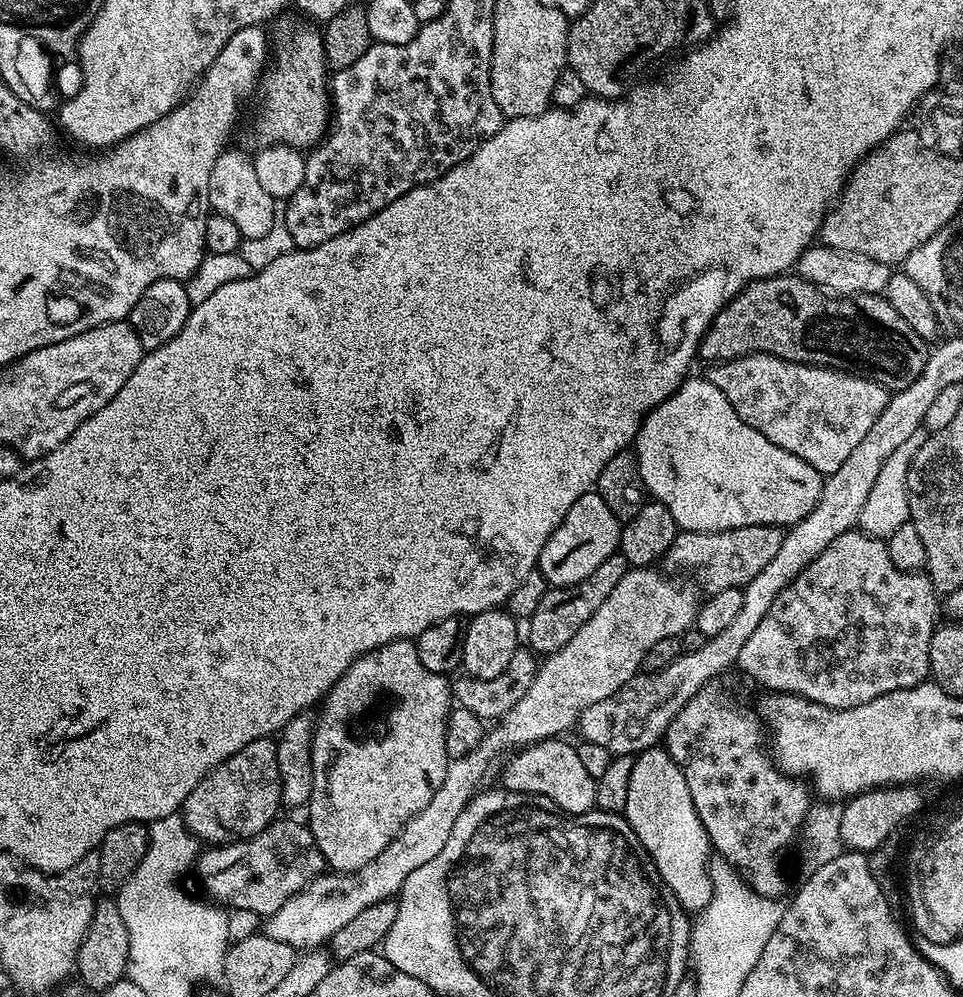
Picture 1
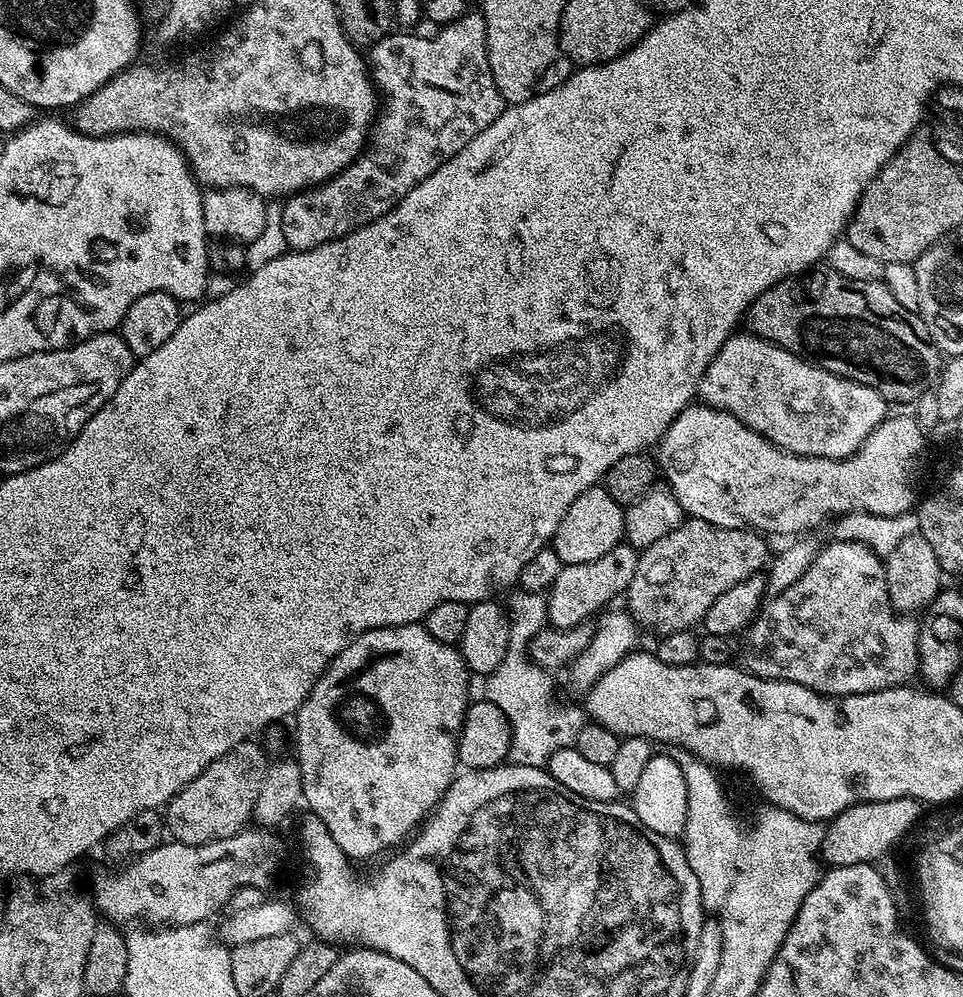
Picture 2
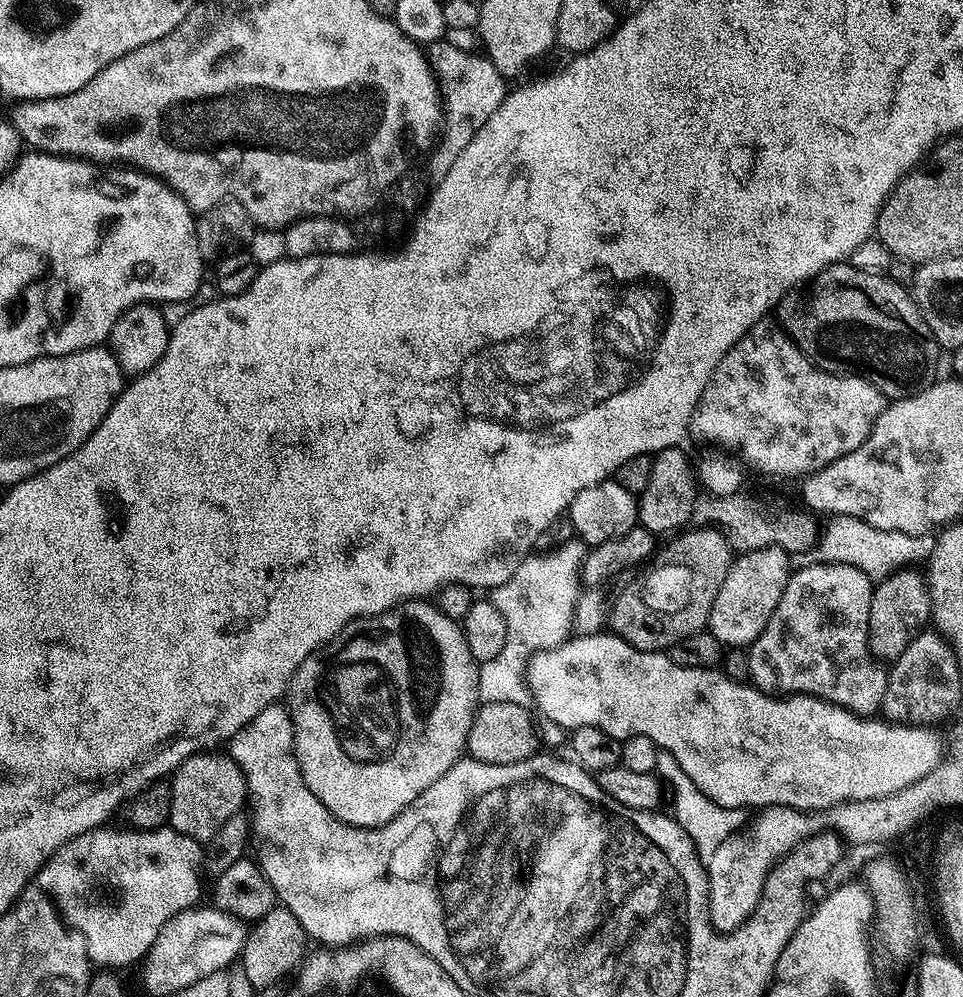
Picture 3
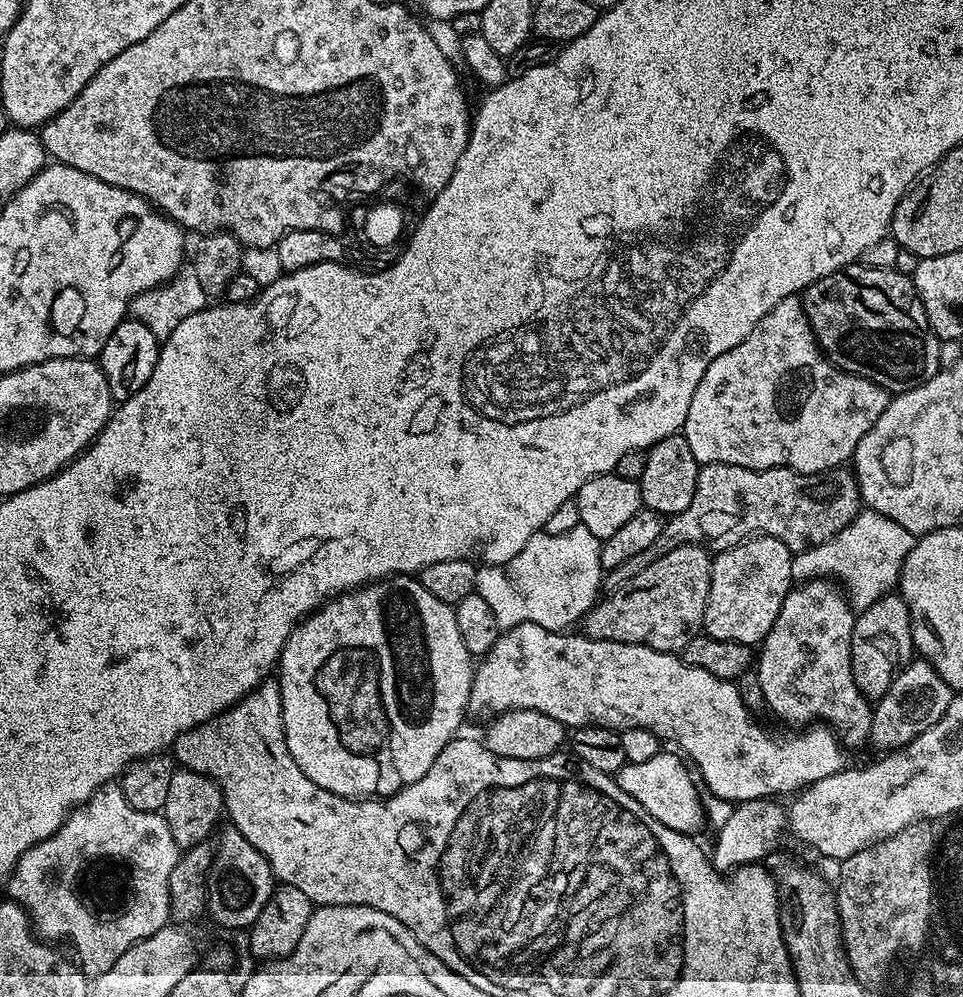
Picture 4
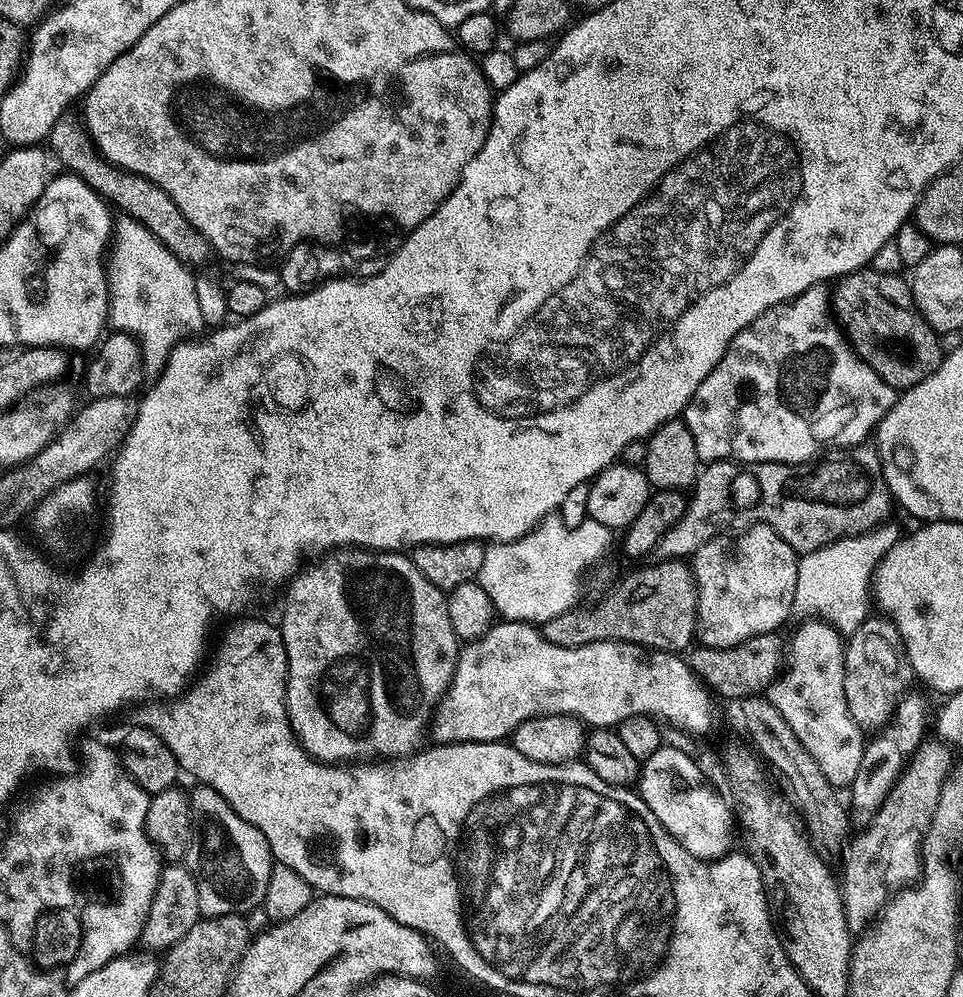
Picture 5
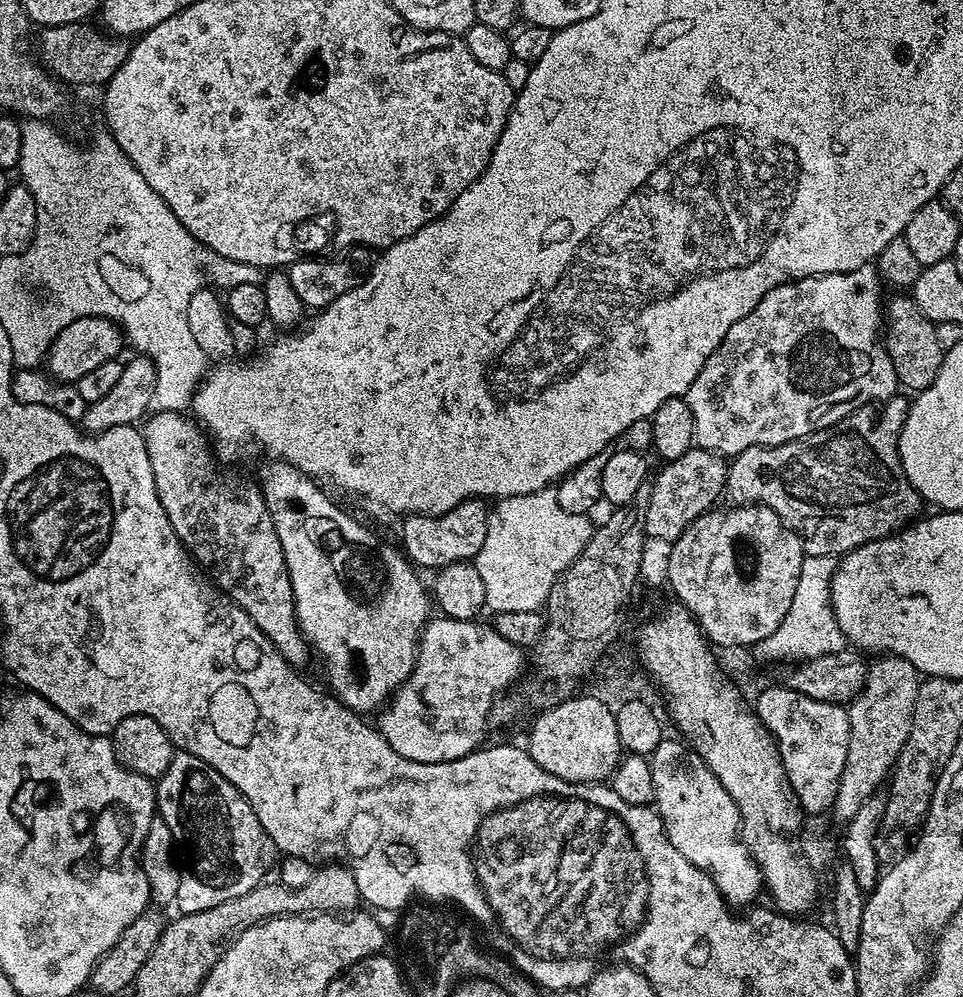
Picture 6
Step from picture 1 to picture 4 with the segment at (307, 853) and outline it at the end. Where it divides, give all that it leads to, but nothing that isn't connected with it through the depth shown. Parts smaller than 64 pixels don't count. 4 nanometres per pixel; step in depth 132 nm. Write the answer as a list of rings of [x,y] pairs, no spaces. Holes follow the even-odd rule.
[[[113,782],[98,789],[85,804],[74,809],[64,819],[62,826],[53,836],[46,838],[42,842],[38,842],[33,848],[26,850],[22,854],[22,858],[18,858],[16,869],[13,870],[12,877],[8,880],[6,892],[11,899],[21,904],[28,911],[28,915],[32,917],[33,929],[45,941],[57,942],[56,940],[60,940],[65,936],[76,947],[77,957],[75,956],[75,959],[78,961],[79,967],[82,969],[84,975],[89,978],[95,978],[106,974],[106,970],[110,970],[114,966],[114,962],[118,962],[118,958],[122,958],[122,954],[126,954],[126,950],[130,950],[130,946],[134,946],[138,942],[150,938],[150,934],[162,930],[169,923],[170,913],[172,911],[170,870],[174,870],[174,866],[179,862],[181,855],[182,850],[174,842],[174,838],[170,834],[170,826],[164,821],[163,815],[160,812],[134,810],[134,806],[130,806],[130,802],[126,802],[126,794],[122,794],[119,783]]]

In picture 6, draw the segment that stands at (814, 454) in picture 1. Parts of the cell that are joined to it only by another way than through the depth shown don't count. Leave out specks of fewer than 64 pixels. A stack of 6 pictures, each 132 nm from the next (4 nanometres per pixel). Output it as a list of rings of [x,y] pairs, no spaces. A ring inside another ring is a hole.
[[[871,263],[863,264],[858,270],[807,276],[801,280],[792,280],[788,284],[774,286],[774,290],[766,293],[762,302],[758,302],[758,306],[754,306],[754,310],[750,310],[746,318],[738,318],[738,322],[734,322],[734,326],[726,330],[726,338],[722,338],[718,350],[714,350],[714,354],[706,358],[706,366],[702,366],[702,370],[698,370],[698,378],[690,382],[686,399],[690,406],[690,414],[694,414],[695,443],[721,458],[731,458],[737,456],[742,450],[750,450],[750,446],[778,446],[782,442],[808,436],[812,432],[829,428],[837,420],[846,418],[858,408],[871,405],[873,402],[890,400],[897,395],[898,381],[894,374],[894,362],[890,362],[882,343],[880,288],[882,289],[880,273]]]

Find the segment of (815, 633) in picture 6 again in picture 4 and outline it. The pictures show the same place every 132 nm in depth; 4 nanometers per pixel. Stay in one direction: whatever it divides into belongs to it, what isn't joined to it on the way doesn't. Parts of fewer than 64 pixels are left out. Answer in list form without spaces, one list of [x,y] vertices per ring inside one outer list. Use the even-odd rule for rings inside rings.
[[[864,510],[826,542],[795,553],[792,579],[807,582],[831,578],[842,585],[853,609],[863,610],[878,602],[878,598],[889,595],[899,585],[900,571],[916,542],[914,533],[898,526],[898,522]]]

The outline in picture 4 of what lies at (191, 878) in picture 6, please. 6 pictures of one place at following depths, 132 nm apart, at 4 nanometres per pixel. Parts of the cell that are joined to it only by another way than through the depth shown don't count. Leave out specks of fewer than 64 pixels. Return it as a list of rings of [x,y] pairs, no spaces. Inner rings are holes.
[[[224,827],[219,829],[214,840],[206,912],[224,928],[247,929],[258,918],[258,914],[262,914],[262,906],[270,902],[274,877],[264,855],[254,846],[250,846],[250,842],[246,842],[244,835],[236,828]]]

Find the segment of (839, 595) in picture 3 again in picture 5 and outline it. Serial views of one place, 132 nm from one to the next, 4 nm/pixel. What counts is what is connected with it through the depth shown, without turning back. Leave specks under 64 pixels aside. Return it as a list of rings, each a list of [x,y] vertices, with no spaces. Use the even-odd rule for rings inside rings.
[[[810,618],[801,624],[804,625],[793,634],[792,640],[790,636],[786,671],[767,688],[766,699],[778,714],[782,714],[782,718],[786,718],[790,730],[794,730],[798,742],[806,746],[810,758],[818,762],[818,770],[826,774],[826,782],[844,790],[854,782],[854,778],[858,778],[858,766],[862,766],[866,747],[865,729],[857,726],[846,706],[846,644],[840,633],[824,620]]]

